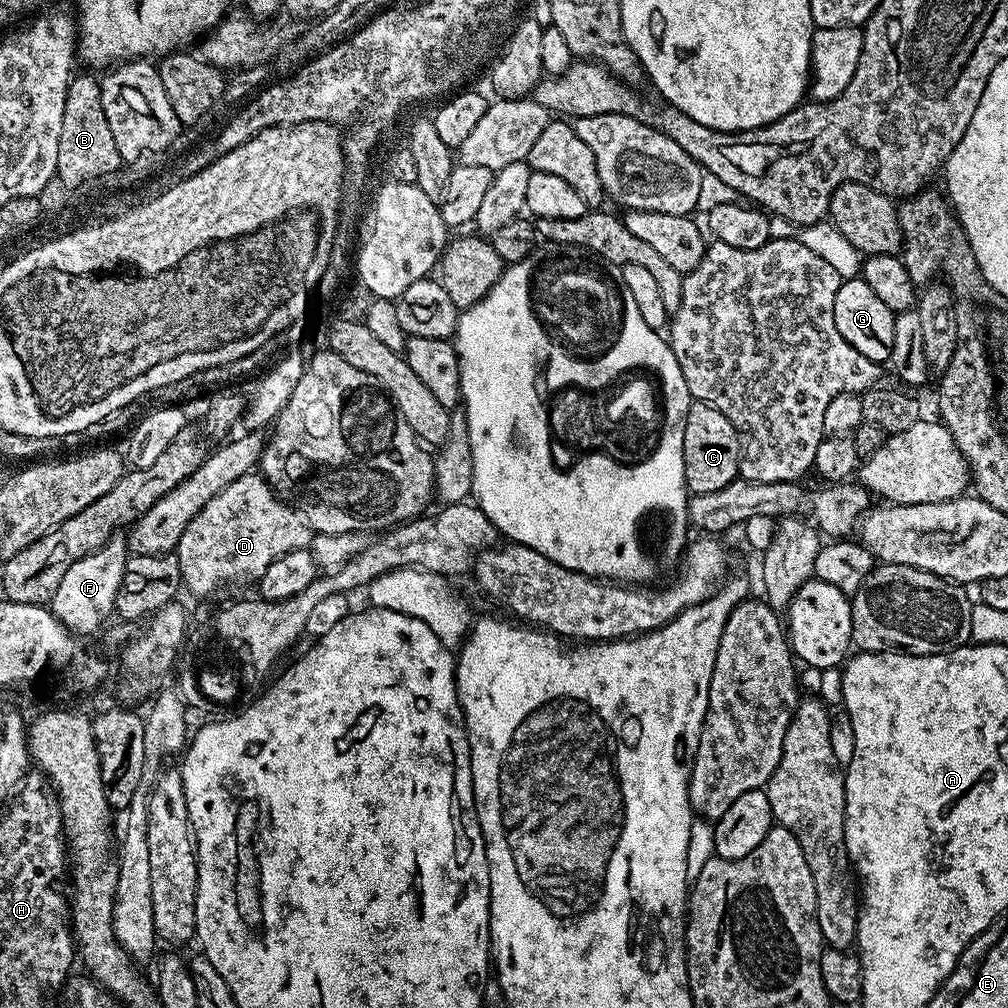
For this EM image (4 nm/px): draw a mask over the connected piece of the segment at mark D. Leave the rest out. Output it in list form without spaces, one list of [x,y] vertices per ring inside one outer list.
[[[260,474],[238,477],[206,505],[182,534],[174,554],[180,559],[180,578],[185,589],[196,596],[216,596],[220,588],[255,585],[282,554],[295,548],[308,548],[314,535],[312,527],[291,503],[283,504],[271,484]]]

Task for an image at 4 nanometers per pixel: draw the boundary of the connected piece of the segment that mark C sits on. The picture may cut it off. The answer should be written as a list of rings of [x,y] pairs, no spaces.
[[[699,402],[689,403],[684,437],[684,481],[692,494],[710,494],[730,486],[740,476],[740,439],[734,426],[714,406]]]

